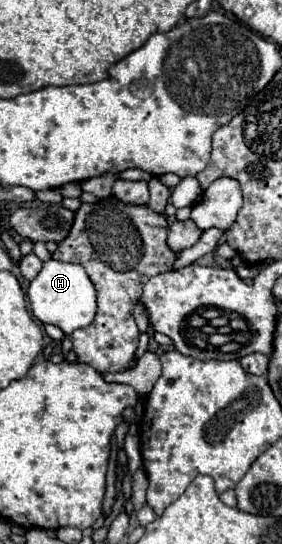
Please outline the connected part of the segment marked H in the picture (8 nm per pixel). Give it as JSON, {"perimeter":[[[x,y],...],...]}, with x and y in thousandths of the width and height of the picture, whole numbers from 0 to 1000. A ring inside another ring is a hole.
{"perimeter":[[[170,476],[149,491],[149,498],[106,517],[99,528],[99,550],[106,564],[128,586],[142,586],[156,597],[199,597],[234,616],[262,612],[270,605],[312,601],[333,590],[340,579],[340,531],[305,506],[298,491],[277,483],[227,483],[199,476]]]}

